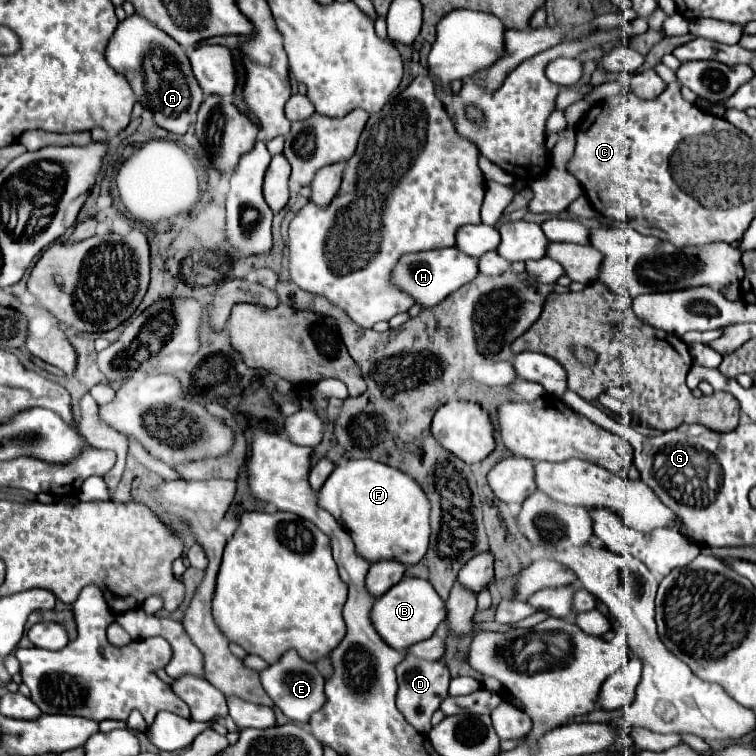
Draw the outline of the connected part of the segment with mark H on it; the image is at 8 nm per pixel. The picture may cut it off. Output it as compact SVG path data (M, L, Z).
M439 248L439 250L425 250L415 254L403 254L395 268L391 270L391 284L411 296L415 304L421 304L423 308L433 308L439 302L447 298L447 294L453 294L461 286L469 284L477 276L477 260L467 258L467 254L459 252L457 248Z

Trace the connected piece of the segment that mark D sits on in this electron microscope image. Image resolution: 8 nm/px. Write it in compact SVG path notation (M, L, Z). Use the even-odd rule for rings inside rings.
M405 656L405 660L397 666L397 708L405 716L405 720L421 734L427 734L431 730L431 716L441 706L441 702L447 698L449 688L449 670L443 662L423 662L419 658Z

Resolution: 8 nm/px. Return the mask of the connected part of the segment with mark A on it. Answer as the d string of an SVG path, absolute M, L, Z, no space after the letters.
M135 14L117 26L111 44L107 46L105 58L113 66L113 70L127 78L137 96L137 102L151 110L153 120L159 128L177 136L183 136L187 132L205 96L199 90L195 76L191 74L185 50L177 42L173 42L159 28L151 26L139 14Z

